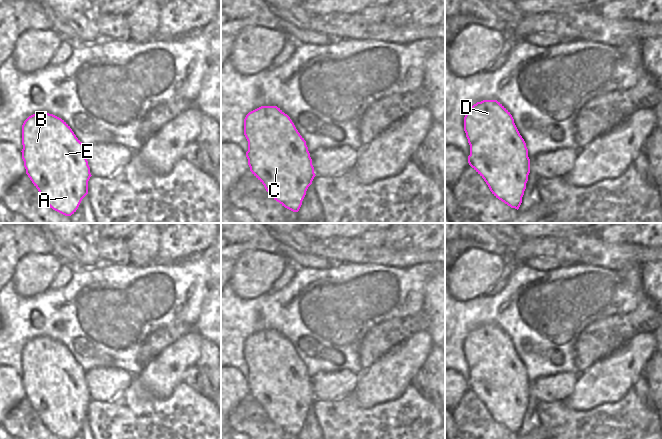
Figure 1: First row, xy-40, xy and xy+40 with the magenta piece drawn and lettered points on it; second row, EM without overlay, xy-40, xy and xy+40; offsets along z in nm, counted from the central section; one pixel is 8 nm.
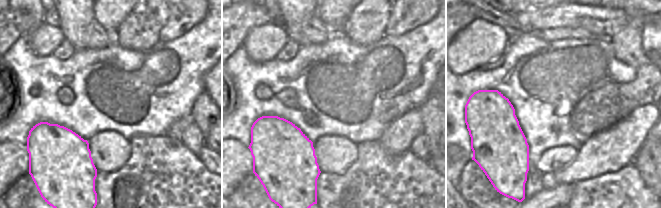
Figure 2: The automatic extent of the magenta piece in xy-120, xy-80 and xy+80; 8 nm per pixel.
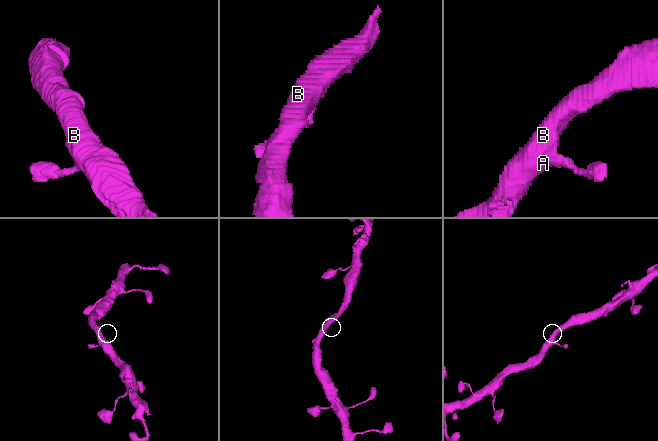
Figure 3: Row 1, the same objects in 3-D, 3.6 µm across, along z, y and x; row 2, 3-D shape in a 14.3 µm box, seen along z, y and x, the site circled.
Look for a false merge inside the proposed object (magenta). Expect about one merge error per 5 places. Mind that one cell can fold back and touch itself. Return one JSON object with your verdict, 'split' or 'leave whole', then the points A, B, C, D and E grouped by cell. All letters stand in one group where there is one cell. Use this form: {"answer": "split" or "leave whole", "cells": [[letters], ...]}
{"answer": "leave whole", "cells": [["A", "B", "C", "D", "E"]]}

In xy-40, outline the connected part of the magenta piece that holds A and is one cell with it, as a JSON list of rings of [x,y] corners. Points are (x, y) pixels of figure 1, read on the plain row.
[[[47,336],[33,338],[22,349],[22,369],[26,398],[44,426],[63,439],[74,438],[88,418],[88,405],[92,399],[86,383],[86,372],[70,350]]]

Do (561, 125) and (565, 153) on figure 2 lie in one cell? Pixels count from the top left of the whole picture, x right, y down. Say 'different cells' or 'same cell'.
different cells

